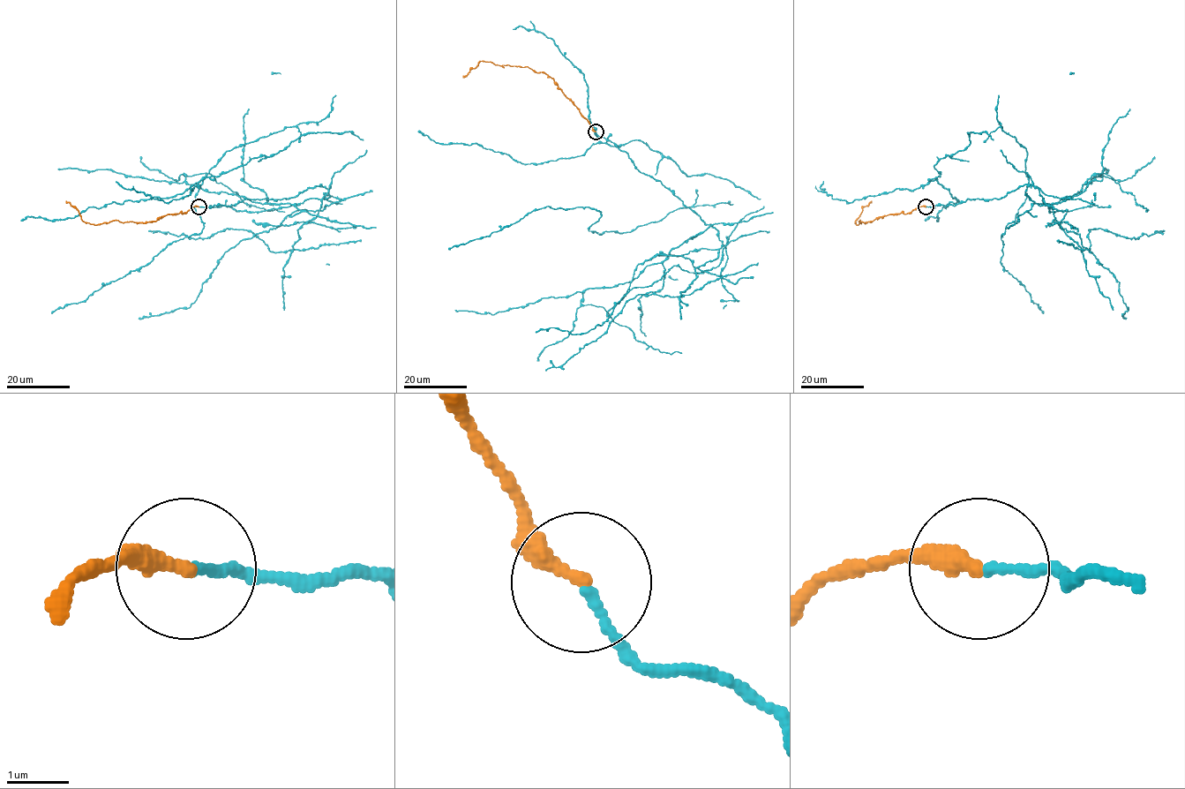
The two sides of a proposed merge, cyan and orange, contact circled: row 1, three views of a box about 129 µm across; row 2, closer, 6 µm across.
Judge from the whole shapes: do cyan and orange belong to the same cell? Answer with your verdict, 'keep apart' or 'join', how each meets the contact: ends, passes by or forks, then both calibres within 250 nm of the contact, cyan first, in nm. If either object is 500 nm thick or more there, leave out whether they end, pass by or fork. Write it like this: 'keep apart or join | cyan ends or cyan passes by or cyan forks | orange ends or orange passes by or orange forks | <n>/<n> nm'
join | cyan ends | orange ends | 140/280 nm

